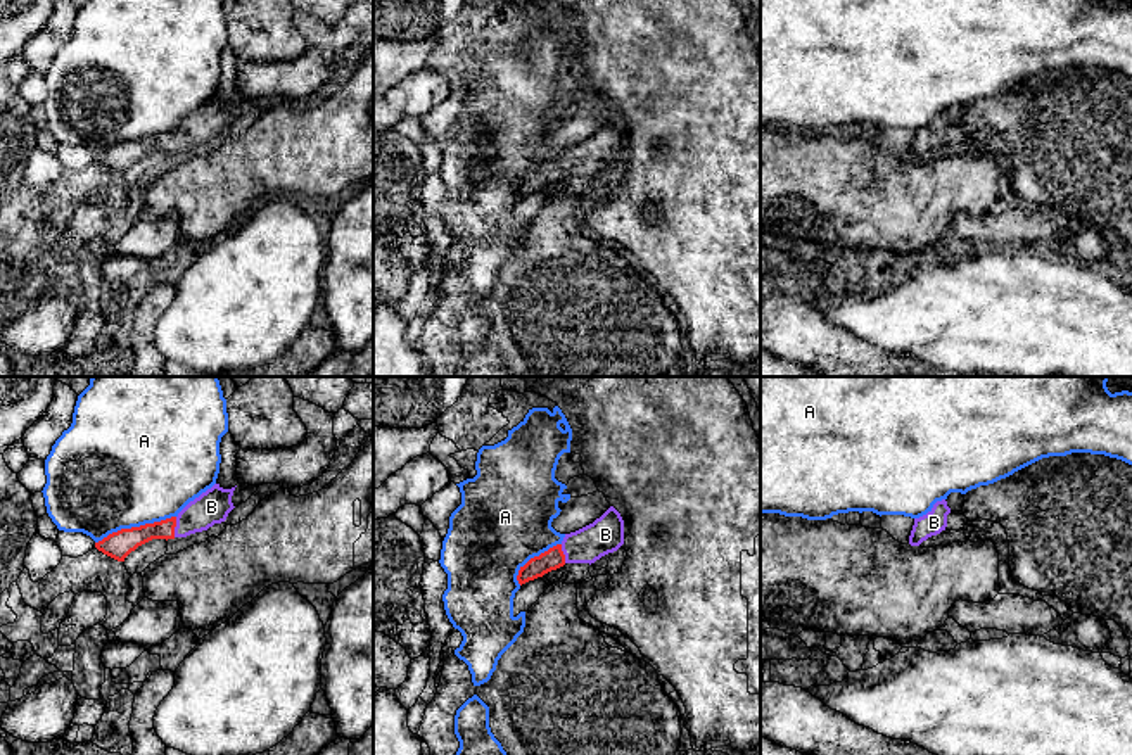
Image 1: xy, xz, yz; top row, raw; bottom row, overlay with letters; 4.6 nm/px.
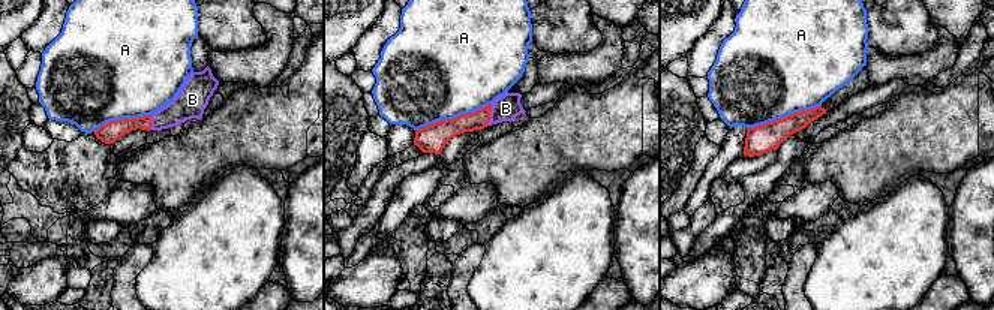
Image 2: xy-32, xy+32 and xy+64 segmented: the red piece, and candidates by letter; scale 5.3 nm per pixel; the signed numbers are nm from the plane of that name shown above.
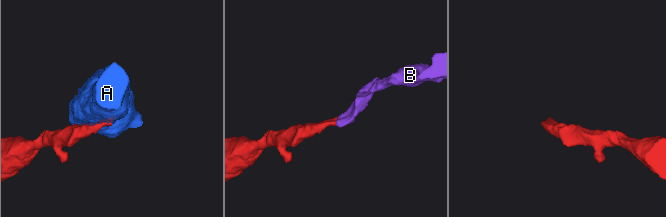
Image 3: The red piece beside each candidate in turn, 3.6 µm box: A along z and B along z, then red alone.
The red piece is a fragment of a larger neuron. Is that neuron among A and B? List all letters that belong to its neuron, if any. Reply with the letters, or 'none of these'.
B

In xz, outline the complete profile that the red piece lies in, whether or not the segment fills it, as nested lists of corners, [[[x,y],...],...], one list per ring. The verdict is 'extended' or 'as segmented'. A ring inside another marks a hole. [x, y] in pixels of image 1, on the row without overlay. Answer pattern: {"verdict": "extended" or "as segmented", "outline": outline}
{"verdict": "extended", "outline": [[[610,119],[593,136],[565,147],[563,154],[539,169],[531,171],[520,180],[517,194],[525,197],[544,187],[563,180],[565,176],[595,176],[601,169],[617,164],[624,157],[624,133]]]}

